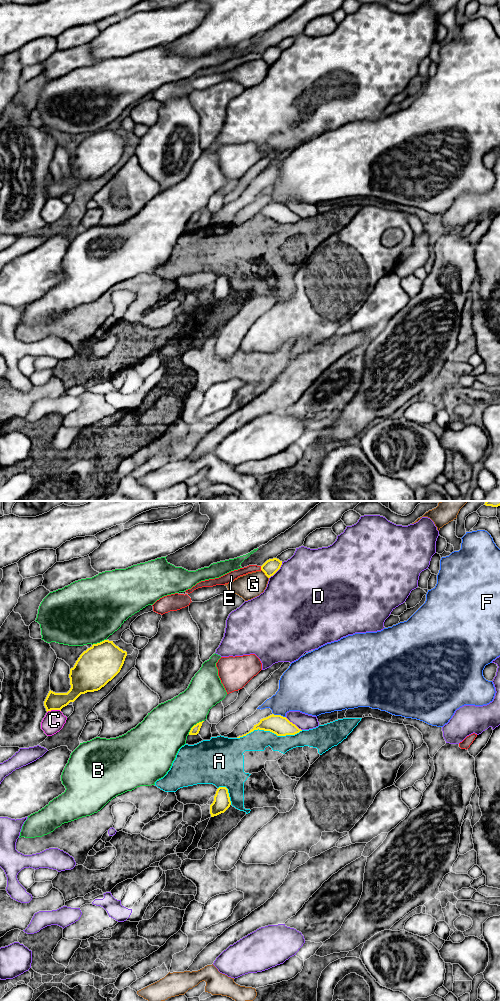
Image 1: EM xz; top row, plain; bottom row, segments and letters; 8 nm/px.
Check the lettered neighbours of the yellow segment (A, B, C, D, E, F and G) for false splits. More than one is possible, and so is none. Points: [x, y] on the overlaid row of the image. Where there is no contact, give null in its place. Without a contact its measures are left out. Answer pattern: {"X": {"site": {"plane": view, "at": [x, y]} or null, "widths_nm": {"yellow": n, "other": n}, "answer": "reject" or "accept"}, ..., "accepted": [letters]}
{"A": {"site": {"plane": "xz", "at": [269, 730]}, "widths_nm": {"yellow": 160, "other": 170}, "answer": "reject"}, "B": {"site": {"plane": "xz", "at": [194, 725]}, "widths_nm": {"yellow": 70, "other": 380}, "answer": "reject"}, "C": {"site": {"plane": "xz", "at": [53, 709]}, "widths_nm": {"yellow": 140, "other": 170}, "answer": "reject"}, "D": {"site": {"plane": "xz", "at": [277, 570]}, "widths_nm": {"yellow": 120, "other": 500}, "answer": "reject"}, "E": {"site": {"plane": "xz", "at": [261, 568]}, "widths_nm": {"yellow": 120, "other": 80}, "answer": "reject"}, "F": {"site": {"plane": "xz", "at": [279, 715]}, "widths_nm": {"yellow": 160, "other": 320}, "answer": "reject"}, "G": {"site": {"plane": "xz", "at": [265, 574]}, "widths_nm": {"yellow": 120, "other": 200}, "answer": "reject"}, "accepted": []}

